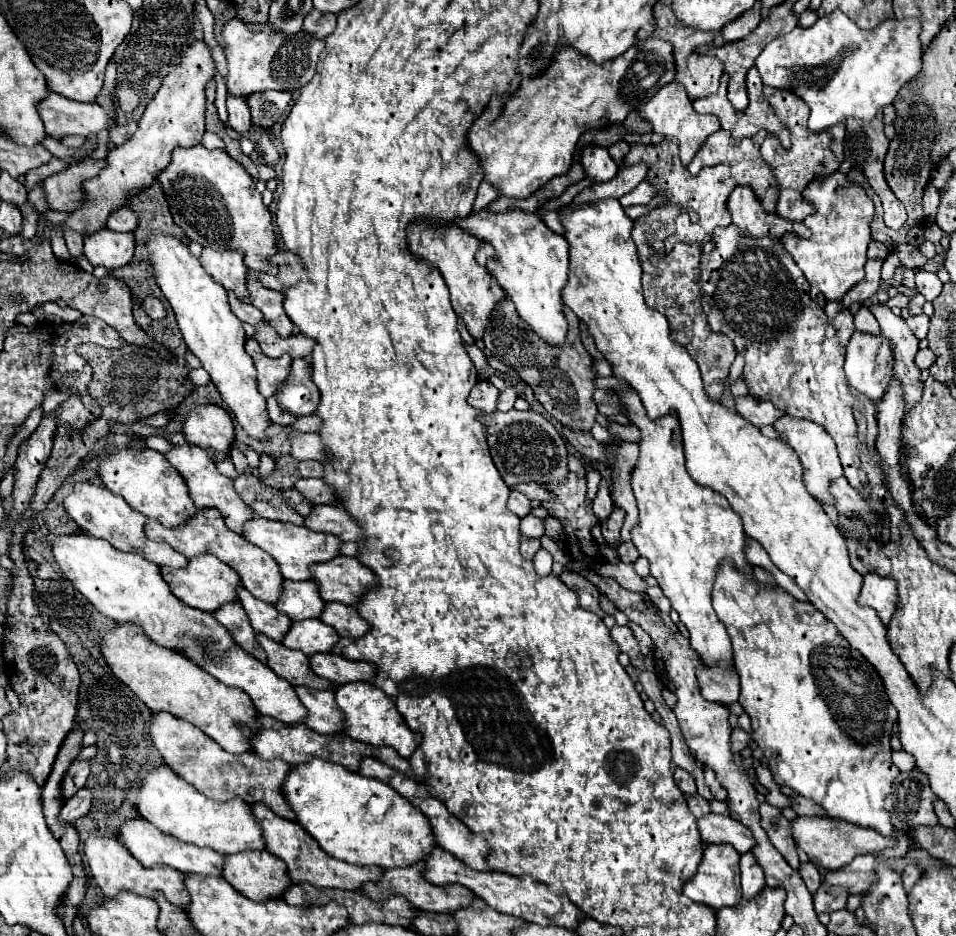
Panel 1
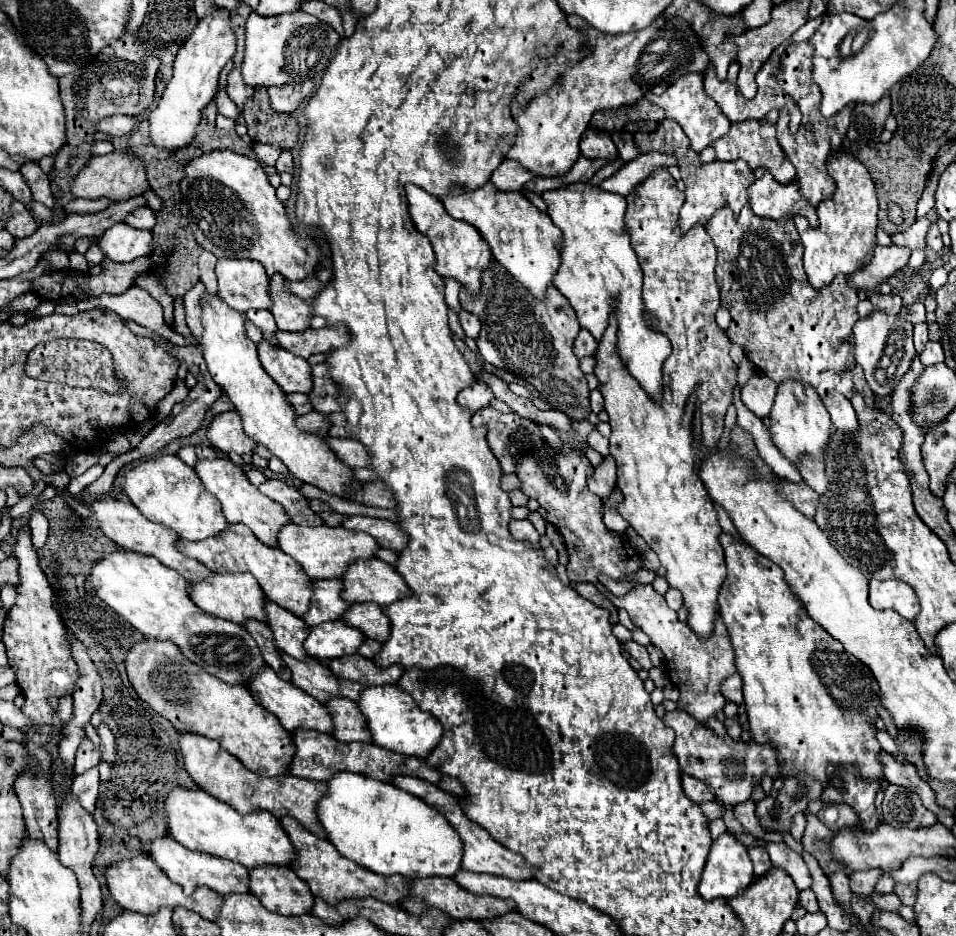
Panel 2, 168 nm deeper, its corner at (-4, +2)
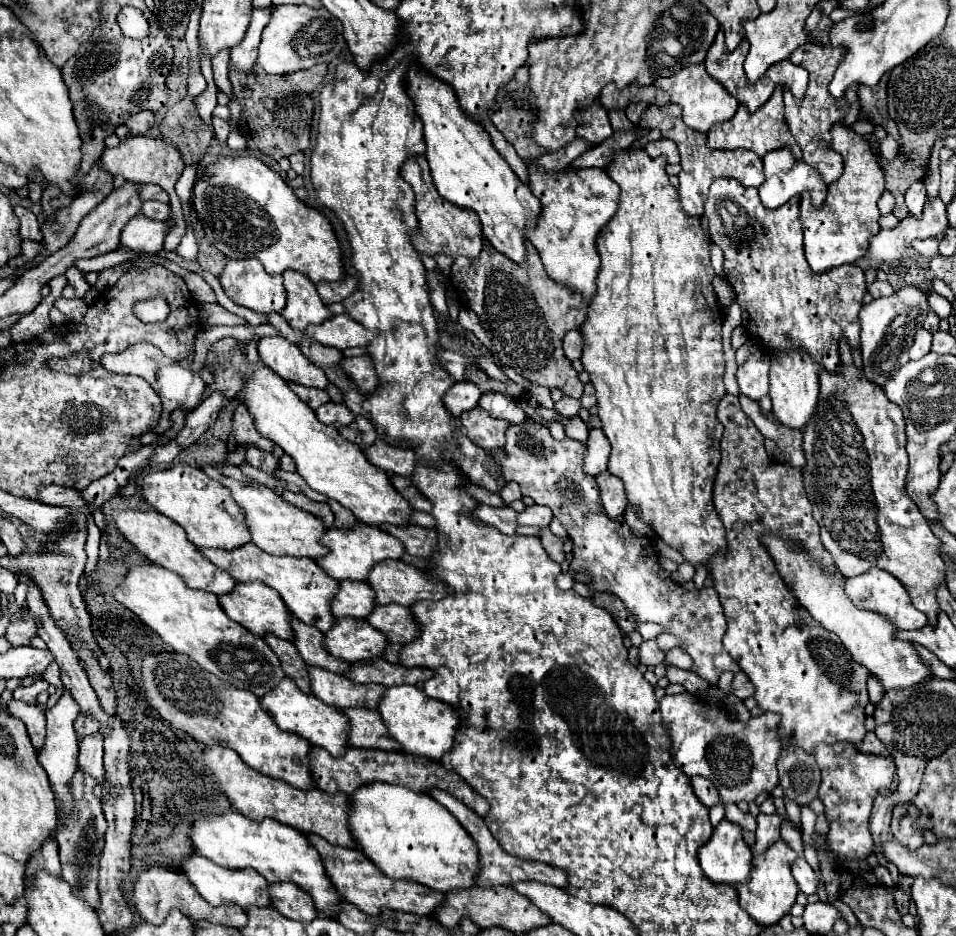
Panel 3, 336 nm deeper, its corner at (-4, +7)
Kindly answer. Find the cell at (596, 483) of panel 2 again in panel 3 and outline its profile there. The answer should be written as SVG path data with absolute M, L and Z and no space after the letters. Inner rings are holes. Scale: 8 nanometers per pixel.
M590 429L588 441L586 441L586 457L584 457L584 473L586 475L598 475L606 471L610 455L610 443L602 429Z

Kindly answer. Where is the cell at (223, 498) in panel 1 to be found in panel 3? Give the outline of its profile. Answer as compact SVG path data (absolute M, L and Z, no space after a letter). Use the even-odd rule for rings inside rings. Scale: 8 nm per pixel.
M224 477L222 485L226 485L232 491L234 501L242 505L248 529L252 533L252 543L264 549L270 555L294 555L294 557L310 557L318 559L328 553L328 549L320 543L326 525L308 511L302 511L290 503L286 503L282 497L278 497L272 489L268 487L256 487L252 483L236 481L232 477Z

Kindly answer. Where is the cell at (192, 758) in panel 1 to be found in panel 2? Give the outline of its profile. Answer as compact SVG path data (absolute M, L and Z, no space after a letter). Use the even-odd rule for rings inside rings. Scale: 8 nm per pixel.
M180 732L178 746L180 746L182 760L184 760L184 768L194 778L194 782L202 790L206 790L208 794L218 798L220 802L230 804L234 810L238 810L242 814L248 814L248 812L254 812L254 810L262 808L262 810L268 810L276 818L292 816L312 834L318 834L320 838L326 838L326 832L322 830L322 824L318 822L318 816L316 816L316 810L314 810L318 798L322 794L326 794L326 784L324 782L298 778L290 772L278 774L274 778L264 778L264 776L244 768L242 762L236 756L228 754L216 740L210 740L206 736L192 734L192 732L186 732L186 734Z

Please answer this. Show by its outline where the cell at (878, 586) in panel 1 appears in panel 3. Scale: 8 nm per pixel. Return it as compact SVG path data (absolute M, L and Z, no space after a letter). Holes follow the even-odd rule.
M870 569L870 571L862 573L862 575L856 575L856 577L846 579L844 593L850 597L850 601L858 609L882 613L898 629L922 629L926 625L926 615L924 613L918 613L918 609L914 609L910 605L910 597L906 597L906 589L902 589L902 583L894 575L890 575L886 571Z

